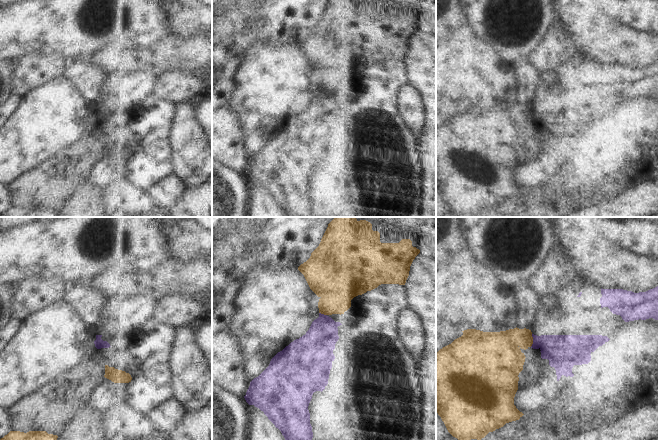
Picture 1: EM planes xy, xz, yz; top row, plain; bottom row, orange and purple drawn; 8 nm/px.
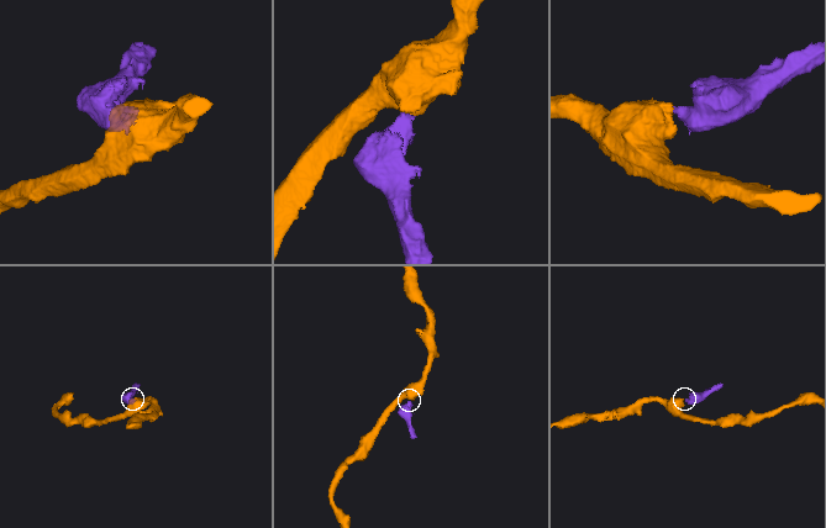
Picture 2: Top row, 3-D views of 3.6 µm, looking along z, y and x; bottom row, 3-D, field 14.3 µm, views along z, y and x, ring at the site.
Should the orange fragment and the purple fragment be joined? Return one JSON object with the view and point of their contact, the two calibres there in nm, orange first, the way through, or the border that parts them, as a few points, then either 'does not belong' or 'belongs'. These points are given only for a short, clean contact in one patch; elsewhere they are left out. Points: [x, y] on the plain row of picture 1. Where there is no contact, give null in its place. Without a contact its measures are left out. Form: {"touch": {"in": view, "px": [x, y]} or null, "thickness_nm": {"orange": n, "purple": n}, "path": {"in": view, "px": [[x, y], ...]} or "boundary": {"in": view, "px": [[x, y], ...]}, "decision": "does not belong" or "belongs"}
{"touch": {"in": "yz", "px": [532, 116]}, "thickness_nm": {"orange": 260, "purple": 260}, "boundary": {"in": "yz", "px": [[532, 110], [532, 120], [530, 122]]}, "decision": "does not belong"}

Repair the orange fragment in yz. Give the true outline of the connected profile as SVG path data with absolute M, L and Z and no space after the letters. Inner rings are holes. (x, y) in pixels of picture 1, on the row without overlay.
M476 105L462 107L463 111L436 129L436 188L448 208L459 217L481 216L489 208L506 199L519 196L524 190L514 181L518 166L519 149L523 146L525 131L521 128L533 120L529 105L509 105L500 108L483 108Z

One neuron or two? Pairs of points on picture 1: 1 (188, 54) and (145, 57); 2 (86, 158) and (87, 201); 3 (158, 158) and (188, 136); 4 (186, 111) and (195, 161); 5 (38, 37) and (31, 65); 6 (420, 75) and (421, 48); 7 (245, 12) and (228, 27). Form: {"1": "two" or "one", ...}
{"1": "one", "2": "two", "3": "two", "4": "one", "5": "two", "6": "one", "7": "one"}

